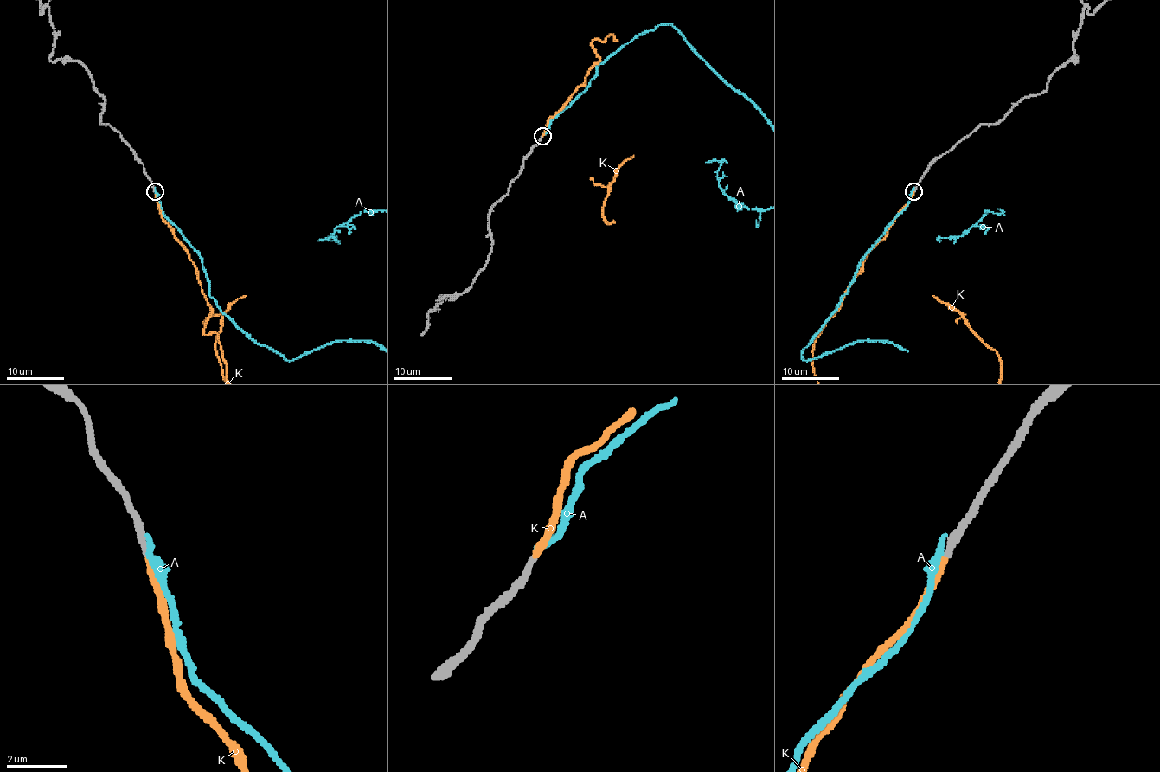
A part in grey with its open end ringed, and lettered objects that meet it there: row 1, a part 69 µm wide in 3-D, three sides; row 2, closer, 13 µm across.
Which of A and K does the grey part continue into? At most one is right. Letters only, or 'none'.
K

